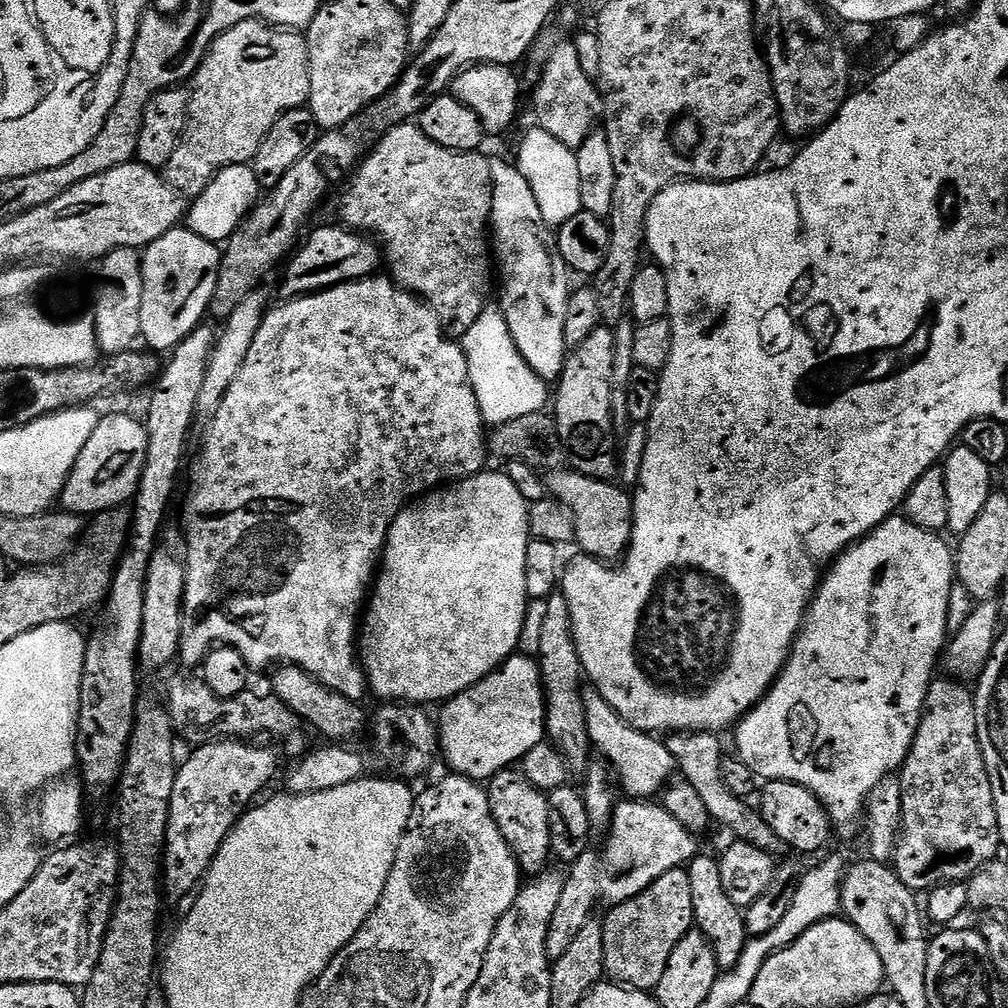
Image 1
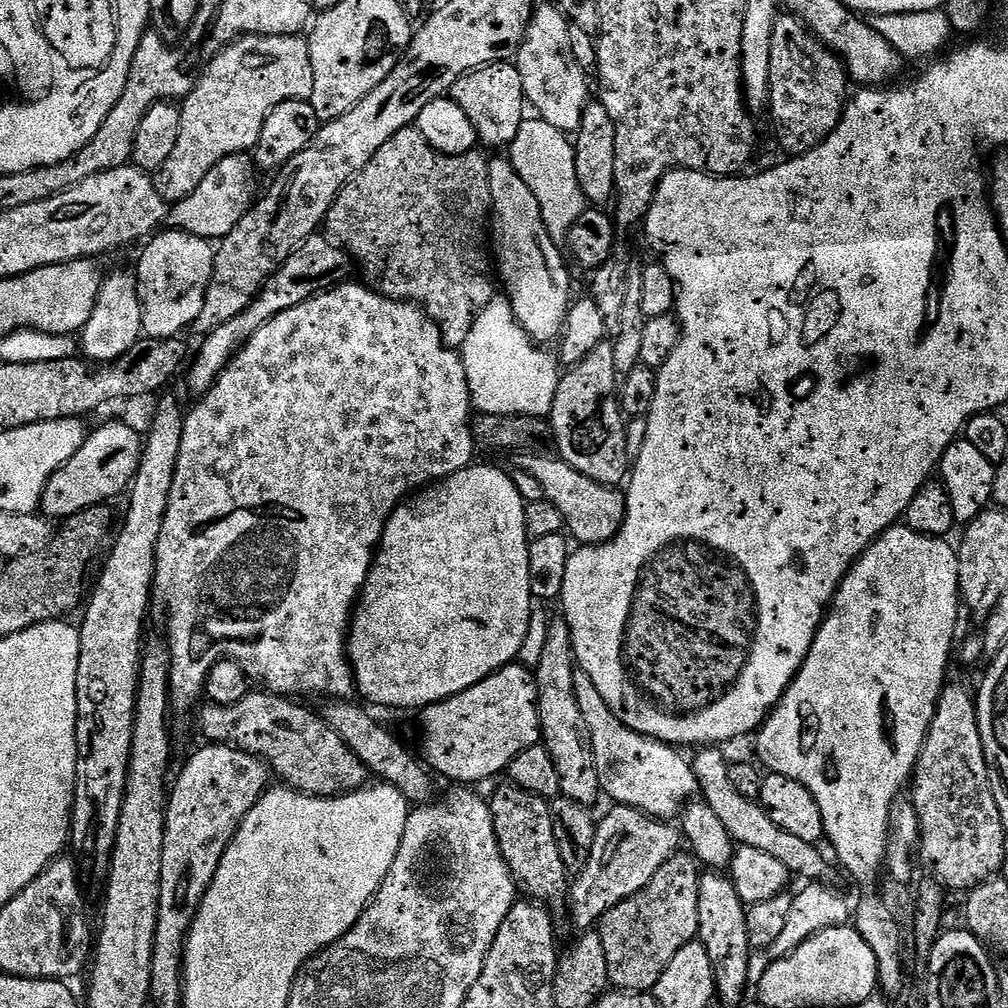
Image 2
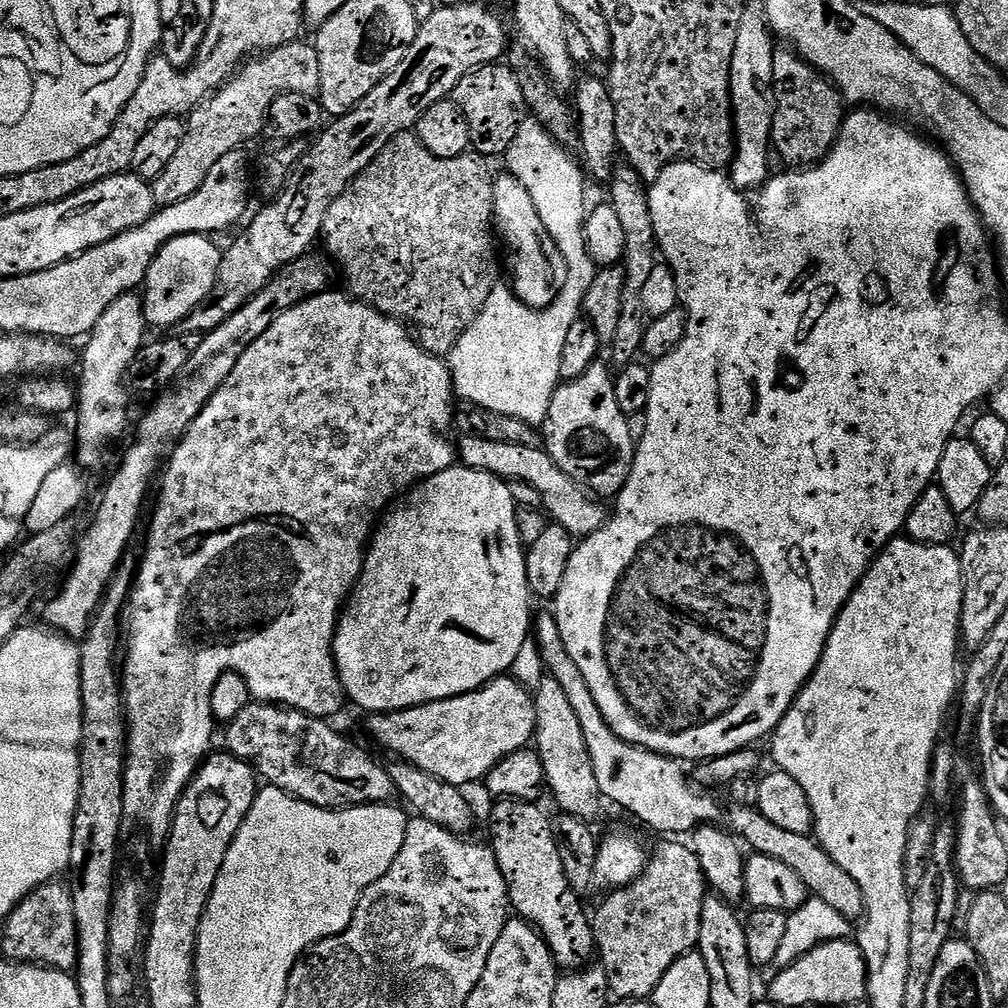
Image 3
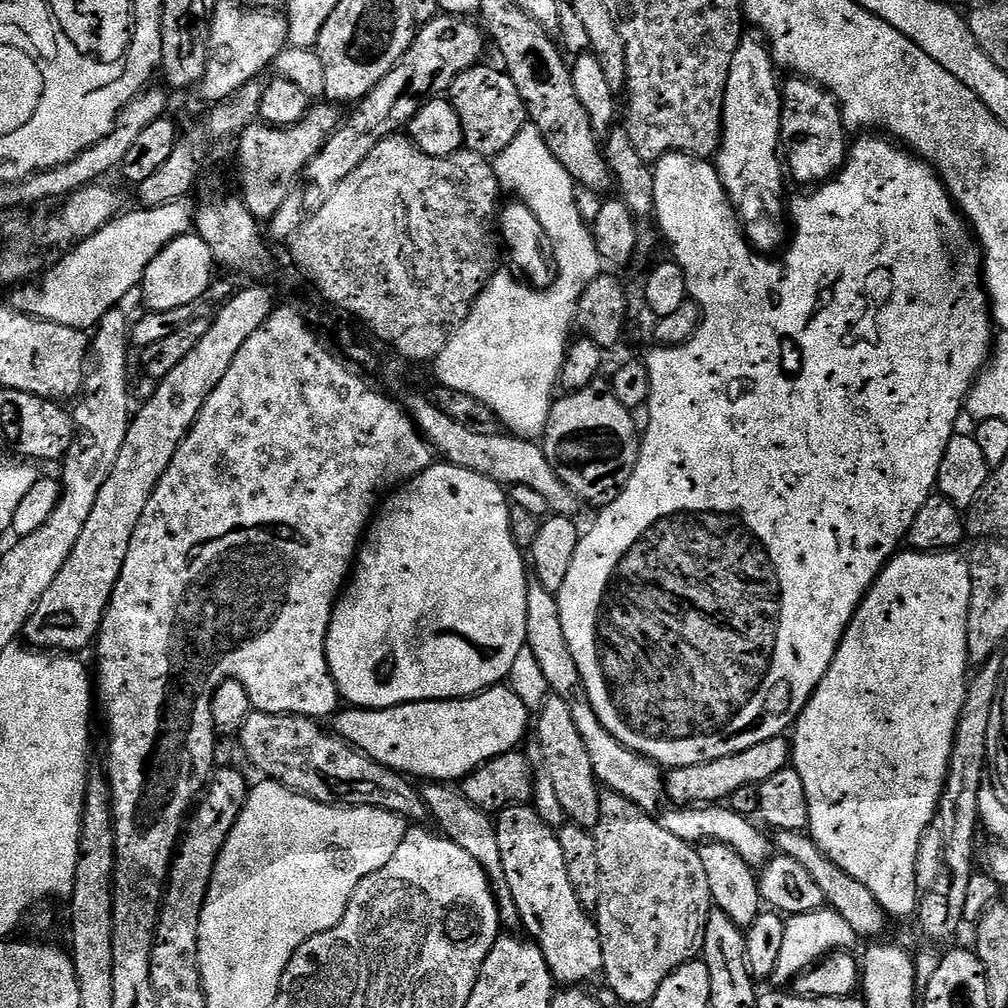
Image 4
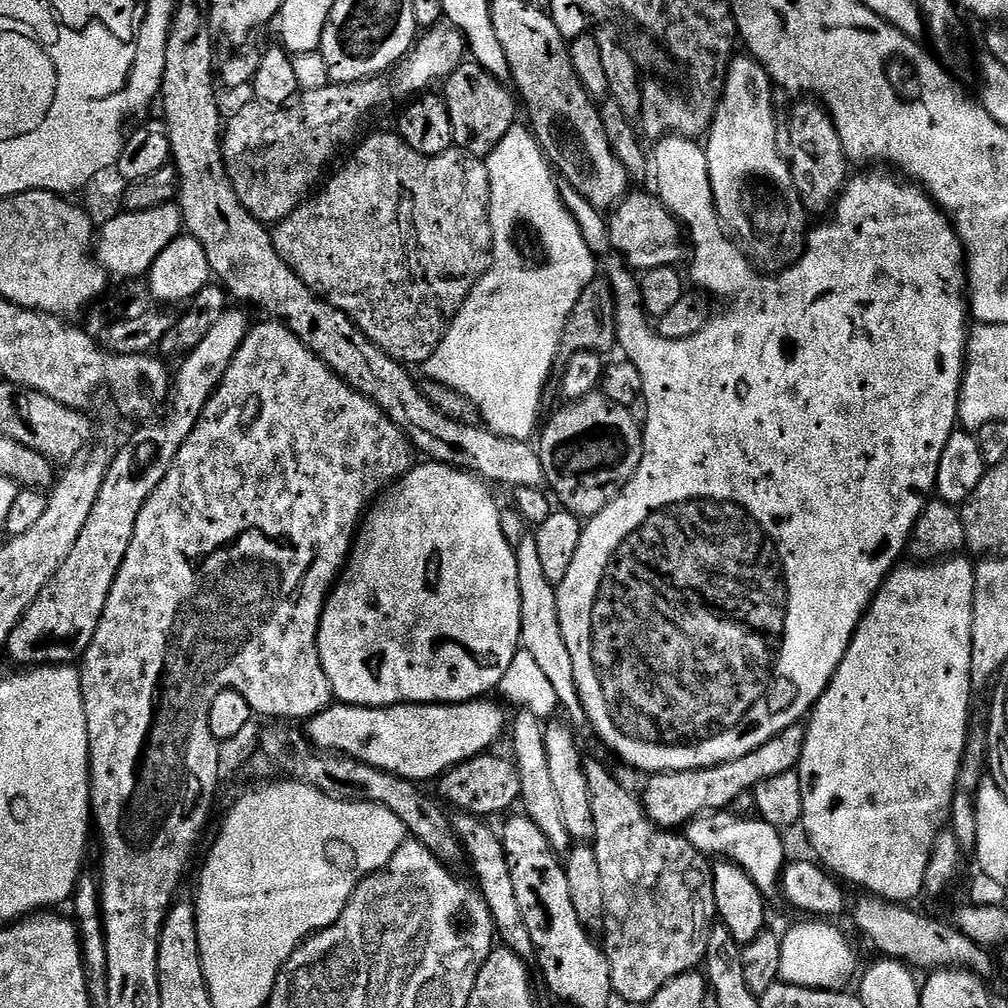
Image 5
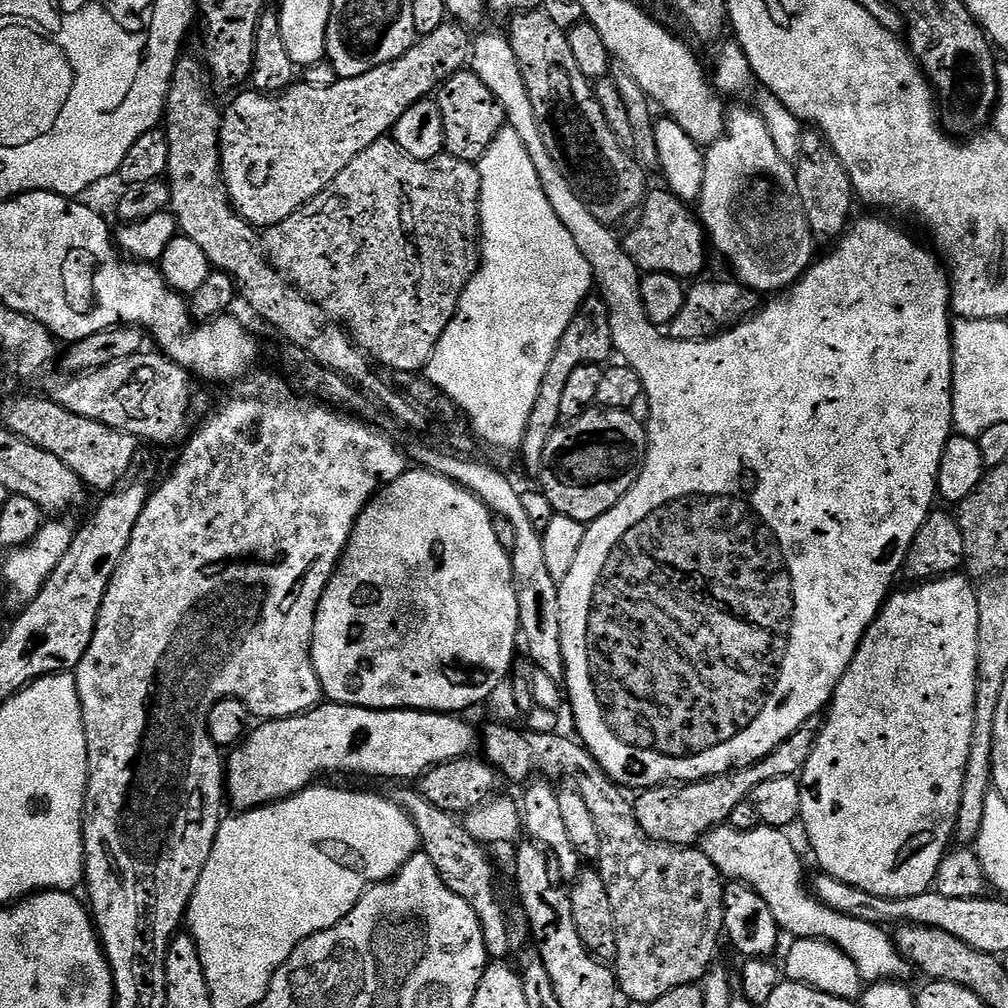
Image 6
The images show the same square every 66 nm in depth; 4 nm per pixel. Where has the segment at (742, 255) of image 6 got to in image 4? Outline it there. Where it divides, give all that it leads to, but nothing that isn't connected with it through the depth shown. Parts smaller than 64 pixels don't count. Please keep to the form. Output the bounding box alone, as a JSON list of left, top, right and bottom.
[714,34,790,254]

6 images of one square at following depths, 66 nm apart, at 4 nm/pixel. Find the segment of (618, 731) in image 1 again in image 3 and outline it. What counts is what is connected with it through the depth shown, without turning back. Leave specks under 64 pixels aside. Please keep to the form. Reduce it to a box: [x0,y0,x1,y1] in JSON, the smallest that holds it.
[534,611,719,834]

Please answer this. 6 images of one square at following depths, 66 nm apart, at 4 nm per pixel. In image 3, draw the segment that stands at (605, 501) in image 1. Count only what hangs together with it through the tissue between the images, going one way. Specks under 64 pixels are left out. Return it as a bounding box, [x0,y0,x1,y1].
[458,436,606,538]

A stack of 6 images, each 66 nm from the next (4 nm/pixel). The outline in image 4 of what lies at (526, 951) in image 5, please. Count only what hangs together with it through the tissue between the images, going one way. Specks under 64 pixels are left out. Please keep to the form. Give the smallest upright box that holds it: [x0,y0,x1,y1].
[421,782,522,932]

